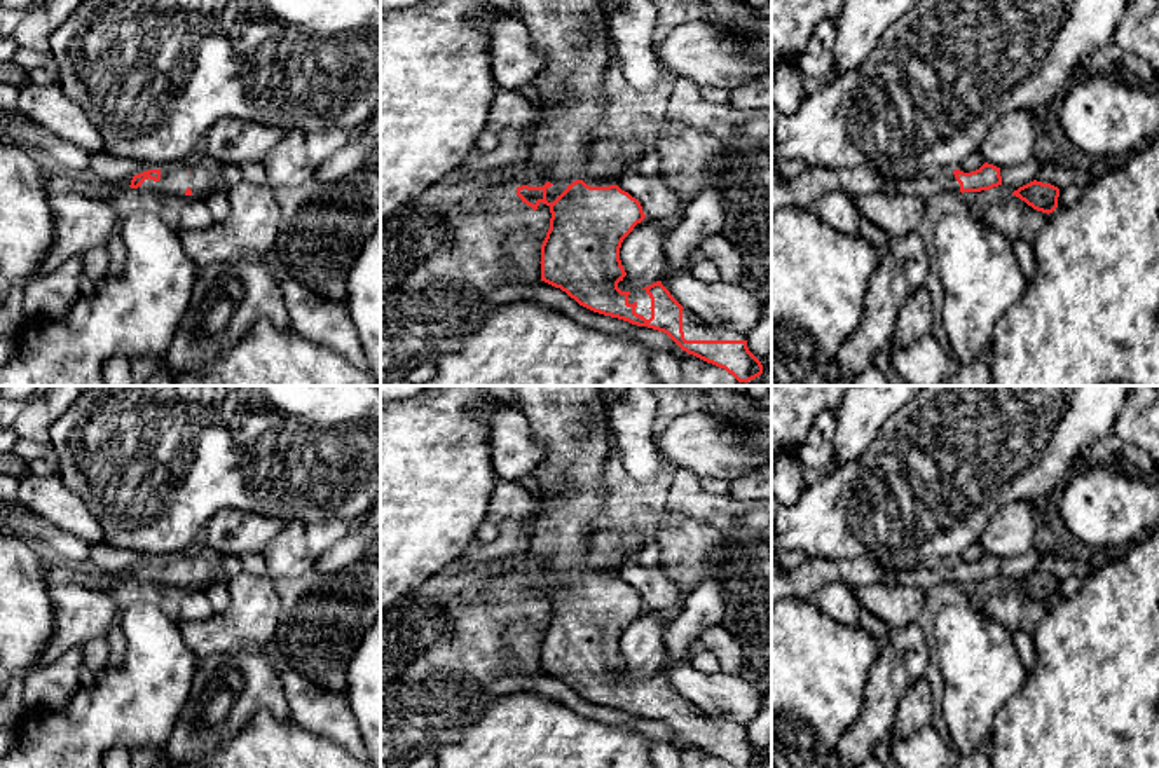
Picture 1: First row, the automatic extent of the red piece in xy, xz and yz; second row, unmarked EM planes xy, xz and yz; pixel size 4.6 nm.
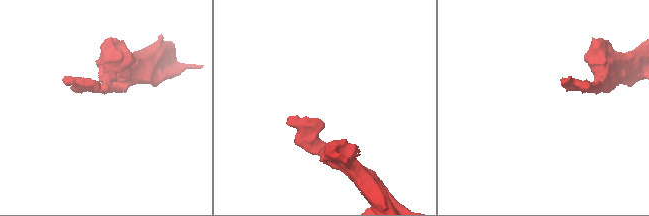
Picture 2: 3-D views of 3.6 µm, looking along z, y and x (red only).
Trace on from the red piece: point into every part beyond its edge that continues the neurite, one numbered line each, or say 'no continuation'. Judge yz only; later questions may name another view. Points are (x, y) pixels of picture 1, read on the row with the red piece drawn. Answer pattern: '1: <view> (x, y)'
1: yz (812, 184)

